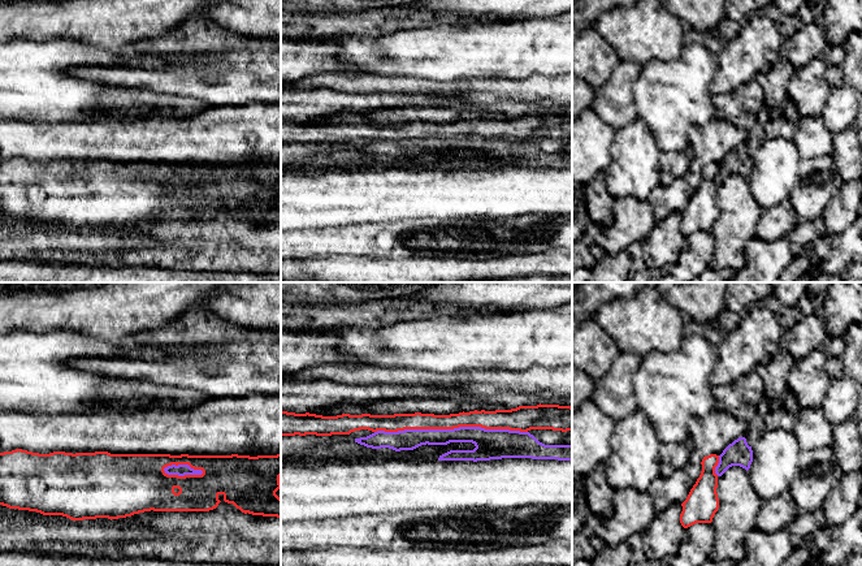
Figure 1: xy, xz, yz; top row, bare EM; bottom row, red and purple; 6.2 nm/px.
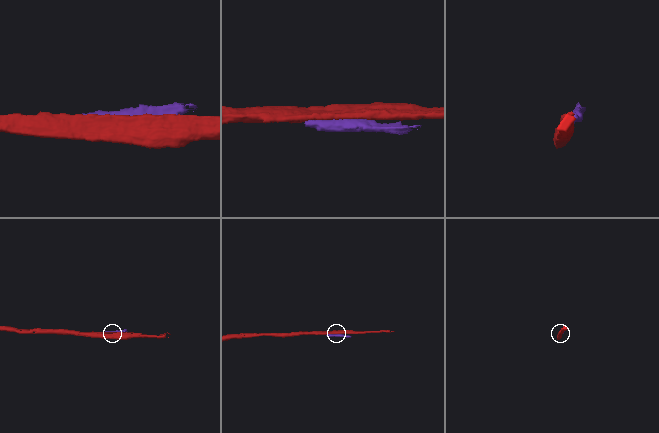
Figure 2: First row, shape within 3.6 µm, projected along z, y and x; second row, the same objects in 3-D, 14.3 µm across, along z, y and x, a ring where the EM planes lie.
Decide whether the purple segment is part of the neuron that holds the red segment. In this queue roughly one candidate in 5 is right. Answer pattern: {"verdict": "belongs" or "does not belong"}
{"verdict": "does not belong"}

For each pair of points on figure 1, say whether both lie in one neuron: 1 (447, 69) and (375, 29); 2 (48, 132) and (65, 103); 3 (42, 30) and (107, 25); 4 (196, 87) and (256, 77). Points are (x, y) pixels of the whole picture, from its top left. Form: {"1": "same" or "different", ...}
{"1": "different", "2": "different", "3": "same", "4": "same"}

